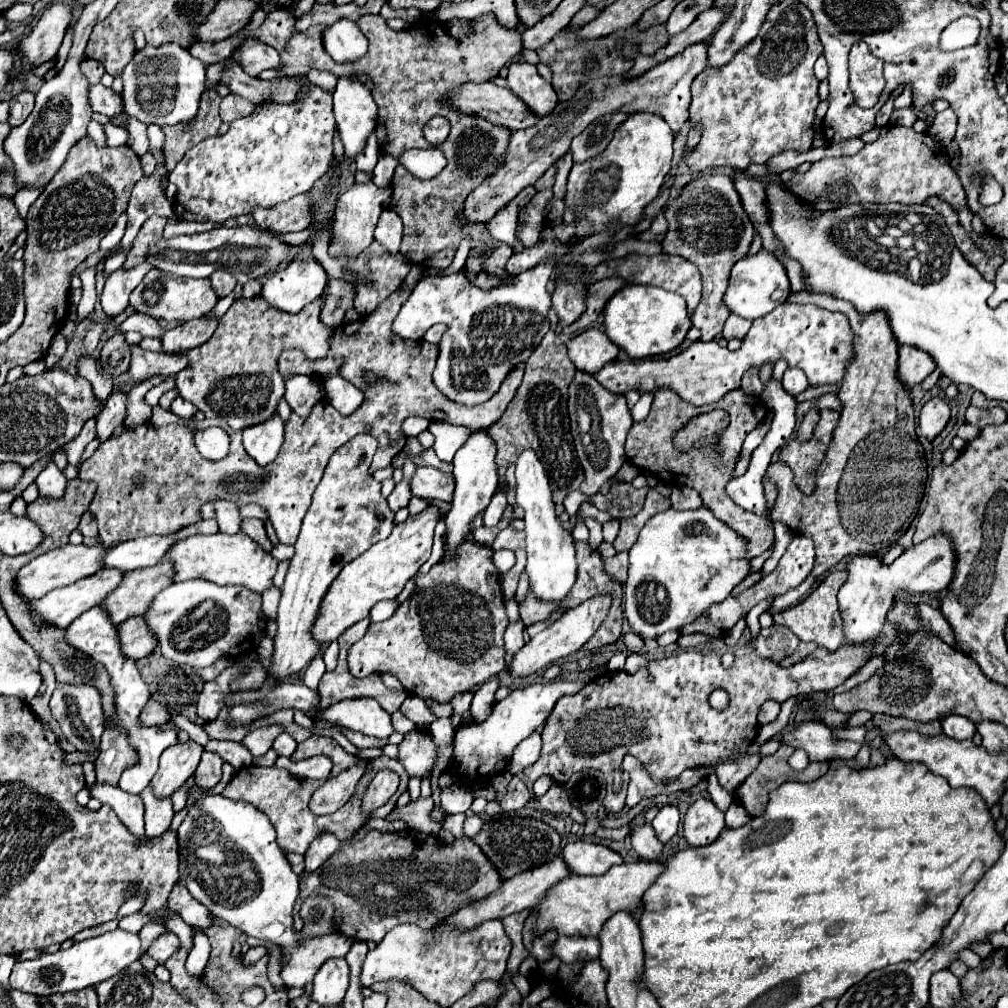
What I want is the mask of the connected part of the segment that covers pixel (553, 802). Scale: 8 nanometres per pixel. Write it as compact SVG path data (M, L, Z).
M554 783L554 785L550 787L550 791L548 791L544 797L540 797L538 801L540 801L540 807L542 807L542 809L546 809L546 811L550 811L550 813L554 813L554 815L564 813L564 815L570 815L570 817L572 817L576 823L580 823L580 825L586 823L586 815L584 815L578 807L574 807L574 805L570 803L568 793L566 793L558 783Z

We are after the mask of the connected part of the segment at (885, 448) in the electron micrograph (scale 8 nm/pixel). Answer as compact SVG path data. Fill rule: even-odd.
M808 291L790 292L786 301L814 304L822 309L844 313L854 331L854 357L848 363L846 373L840 381L840 391L838 391L838 399L842 403L840 421L838 421L838 427L834 429L834 437L828 447L828 453L824 461L818 465L814 491L810 495L802 493L800 487L794 483L792 469L786 463L772 463L766 471L768 479L778 483L778 489L780 489L774 511L772 511L772 519L784 521L794 533L812 537L816 545L816 563L814 563L812 573L806 577L804 583L776 597L772 609L794 607L812 589L818 577L828 573L828 569L834 569L844 557L878 555L880 551L890 547L896 539L900 539L900 535L906 533L906 529L910 527L910 523L914 521L918 513L920 499L924 495L924 487L928 479L924 449L916 437L916 415L914 415L914 407L910 399L910 389L898 377L898 343L896 343L896 337L892 335L886 313L872 311L868 315L860 315L854 309L854 305L848 301L840 301L840 299L836 301L830 295L814 294Z

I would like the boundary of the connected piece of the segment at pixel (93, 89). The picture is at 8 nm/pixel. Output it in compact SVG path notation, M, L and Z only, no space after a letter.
M102 83L88 87L88 101L94 113L102 113L106 117L114 117L122 113L122 99L120 95L112 93L112 89L106 89Z

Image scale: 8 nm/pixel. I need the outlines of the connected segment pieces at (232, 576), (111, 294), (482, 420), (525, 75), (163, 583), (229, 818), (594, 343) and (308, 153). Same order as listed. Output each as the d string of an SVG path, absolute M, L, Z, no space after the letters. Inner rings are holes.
M244 533L226 535L190 535L180 541L176 541L168 553L166 559L174 565L174 581L186 581L186 579L206 579L218 585L244 585L250 591L262 593L272 585L272 577L276 573L276 559L266 553L254 539L248 539Z
M140 263L140 265L132 267L132 269L120 267L118 271L114 271L112 275L106 277L100 301L102 301L102 309L104 309L104 313L108 317L116 317L128 307L130 293L134 291L134 287L142 281L142 277L150 269L152 267L148 263Z
M412 287L398 289L370 315L336 327L332 331L330 351L324 359L310 361L300 349L288 349L278 357L278 371L284 379L290 379L292 375L314 375L318 373L314 367L316 363L340 363L338 375L362 389L366 397L360 405L360 411L350 415L350 419L340 417L332 405L316 405L308 419L300 419L292 413L280 453L268 467L260 467L254 459L250 459L242 447L242 433L232 431L224 419L194 419L192 425L170 423L164 427L144 423L136 427L124 427L118 437L102 443L96 453L80 467L80 479L98 483L96 499L90 503L90 513L94 515L100 529L100 541L108 547L114 547L136 537L172 535L200 521L200 507L204 503L226 499L238 507L258 503L260 507L268 509L280 543L294 545L300 533L300 523L310 507L312 493L322 479L322 471L330 455L358 433L368 433L378 439L378 449L369 469L369 473L373 474L378 469L388 467L392 459L404 449L406 435L400 425L410 415L464 425L470 431L494 425L514 399L524 367L516 367L516 371L512 371L512 375L502 383L500 395L494 395L490 403L480 407L460 407L456 403L448 403L448 399L444 399L432 383L436 345L420 341L416 347L406 347L404 339L390 331L390 325L396 319L402 303L410 297L410 291ZM364 373L376 373L376 383L368 383ZM210 425L222 427L230 435L230 453L220 461L204 459L194 445L194 431L202 431Z
M512 63L508 67L508 89L536 115L546 117L556 107L556 93L548 81L544 81L536 67L530 63Z
M160 561L152 567L124 573L122 583L100 603L98 607L106 609L110 621L114 625L144 615L144 607L172 583L172 565L168 561Z
M202 793L196 803L188 805L188 815L176 833L180 843L180 879L190 895L200 903L206 901L204 907L212 915L226 919L246 935L282 945L282 979L288 987L304 987L324 961L346 957L354 939L340 933L298 943L300 933L292 929L292 907L300 881L276 843L270 819L256 811L254 805Z
M592 327L572 337L566 343L568 359L584 373L596 373L606 363L614 361L618 355L618 347L606 337L604 331Z
M310 85L302 99L292 105L260 105L252 115L236 119L222 137L208 137L192 147L184 159L172 169L170 183L178 187L174 199L174 213L182 221L212 221L224 223L230 217L252 215L254 209L272 209L278 203L292 199L292 195L306 193L322 175L326 175L332 161L332 95L320 87Z

